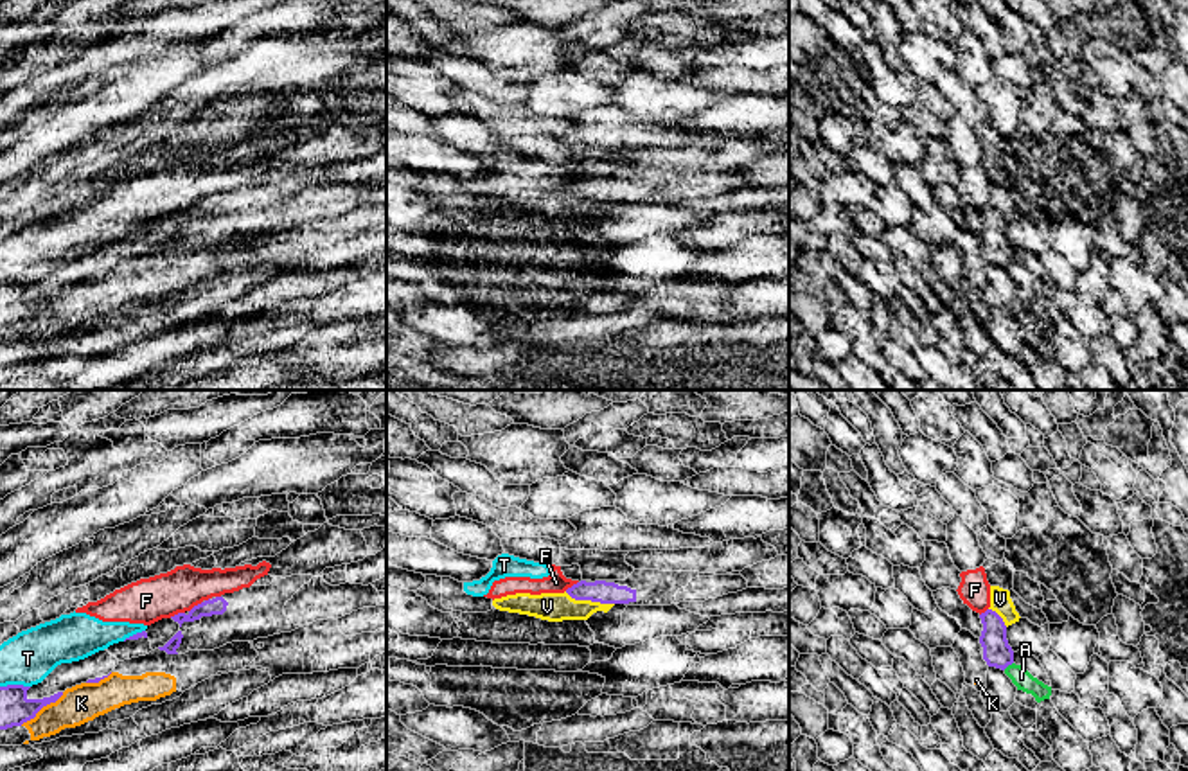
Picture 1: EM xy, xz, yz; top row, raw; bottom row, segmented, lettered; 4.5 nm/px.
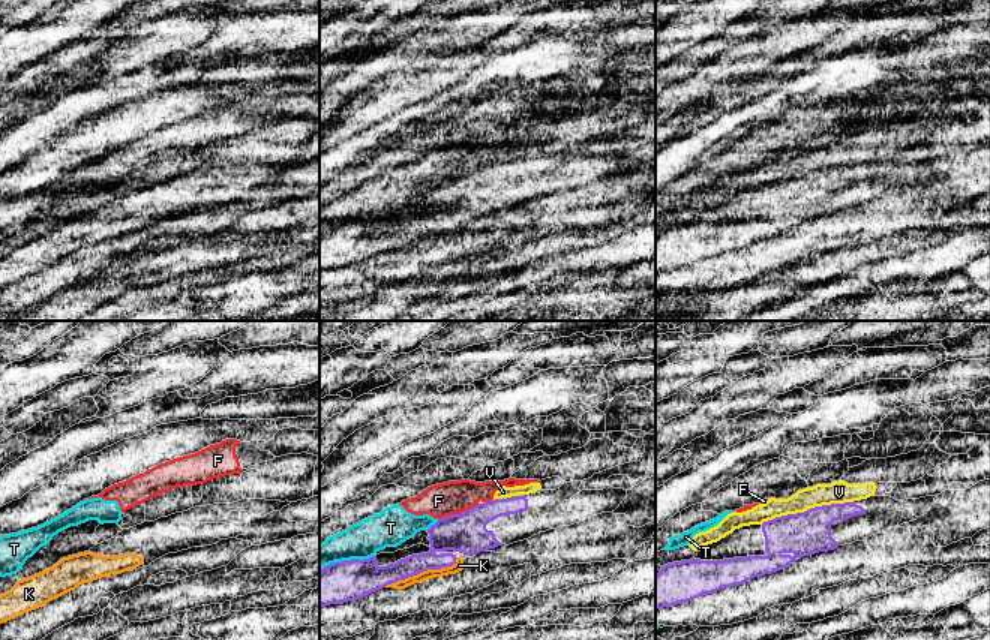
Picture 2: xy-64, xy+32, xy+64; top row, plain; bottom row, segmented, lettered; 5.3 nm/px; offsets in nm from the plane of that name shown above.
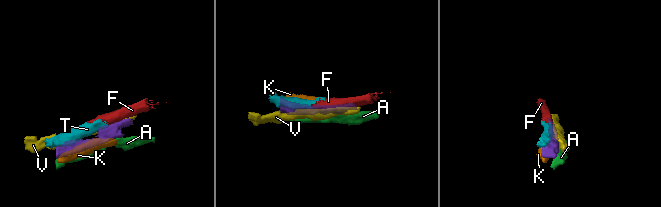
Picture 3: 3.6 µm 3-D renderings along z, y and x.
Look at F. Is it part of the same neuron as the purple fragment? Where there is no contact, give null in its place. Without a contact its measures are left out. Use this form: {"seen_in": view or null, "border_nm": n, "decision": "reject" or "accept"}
{"seen_in": "xy", "border_nm": 80, "decision": "reject"}

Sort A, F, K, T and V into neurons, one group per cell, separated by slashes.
A / F T / K / V

